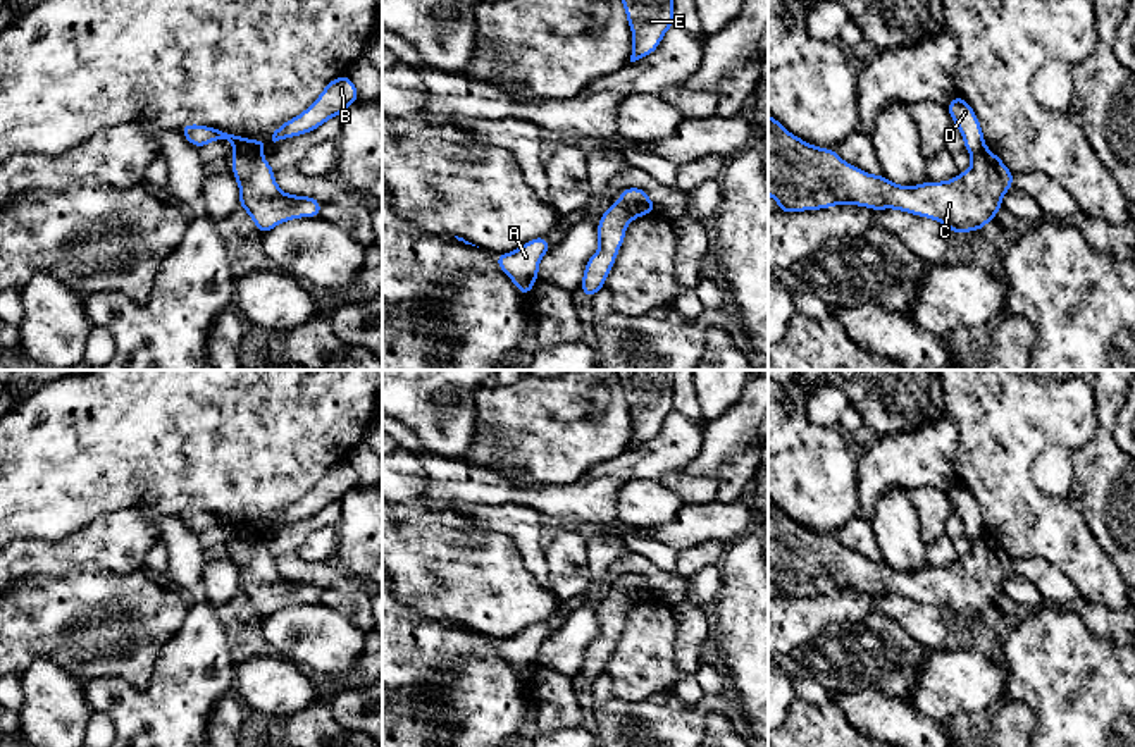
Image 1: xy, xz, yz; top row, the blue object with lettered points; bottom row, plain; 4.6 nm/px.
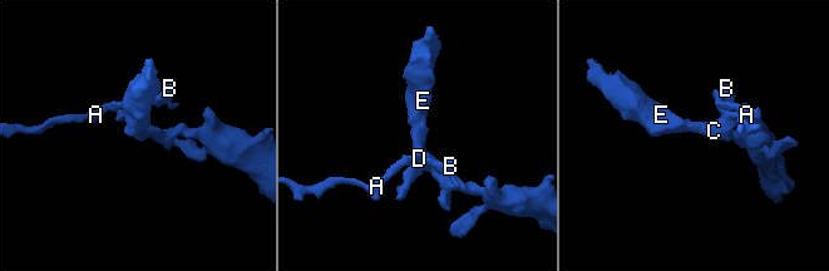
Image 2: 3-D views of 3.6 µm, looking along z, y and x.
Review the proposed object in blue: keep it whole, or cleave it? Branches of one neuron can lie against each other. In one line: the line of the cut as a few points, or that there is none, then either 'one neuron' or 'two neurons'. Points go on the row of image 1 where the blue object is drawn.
no cut | one neuron

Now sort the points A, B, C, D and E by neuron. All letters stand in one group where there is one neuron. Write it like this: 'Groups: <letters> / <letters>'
Groups: A B C D E

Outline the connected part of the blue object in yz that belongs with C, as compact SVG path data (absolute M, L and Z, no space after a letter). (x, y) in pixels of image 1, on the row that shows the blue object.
M954 96L947 112L971 153L971 167L951 181L918 186L871 176L844 162L835 150L816 148L791 134L768 114L768 194L782 213L859 205L933 219L954 234L982 231L995 220L1014 174L987 150L982 126L966 100Z

